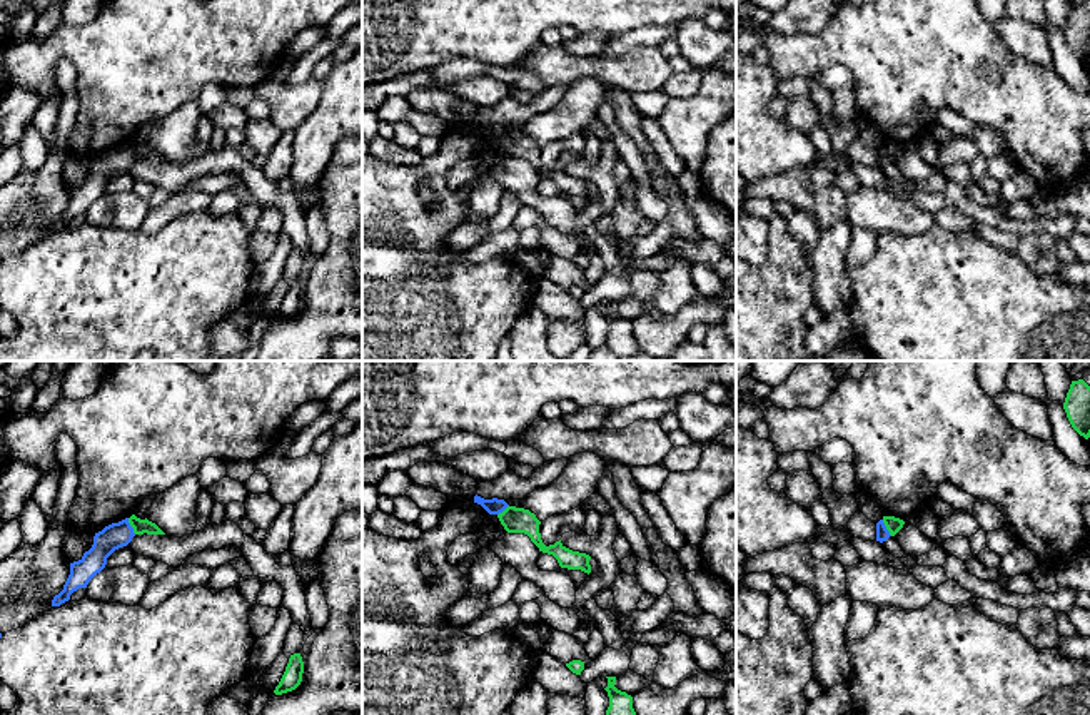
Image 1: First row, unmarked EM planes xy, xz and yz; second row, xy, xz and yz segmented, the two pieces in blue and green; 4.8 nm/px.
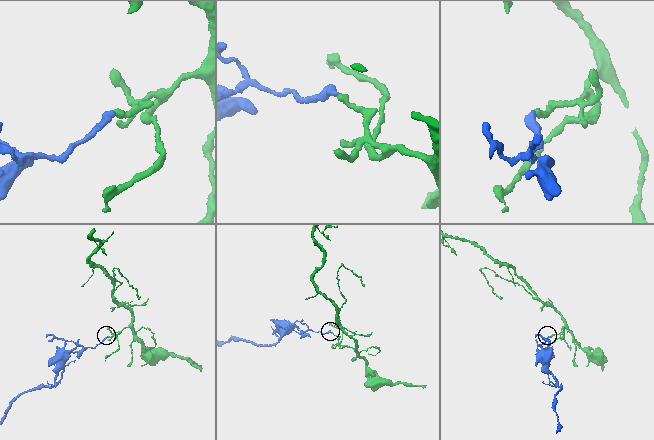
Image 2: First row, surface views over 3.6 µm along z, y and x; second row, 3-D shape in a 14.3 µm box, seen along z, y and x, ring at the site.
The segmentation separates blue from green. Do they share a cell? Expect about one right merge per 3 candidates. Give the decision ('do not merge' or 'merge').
do not merge

